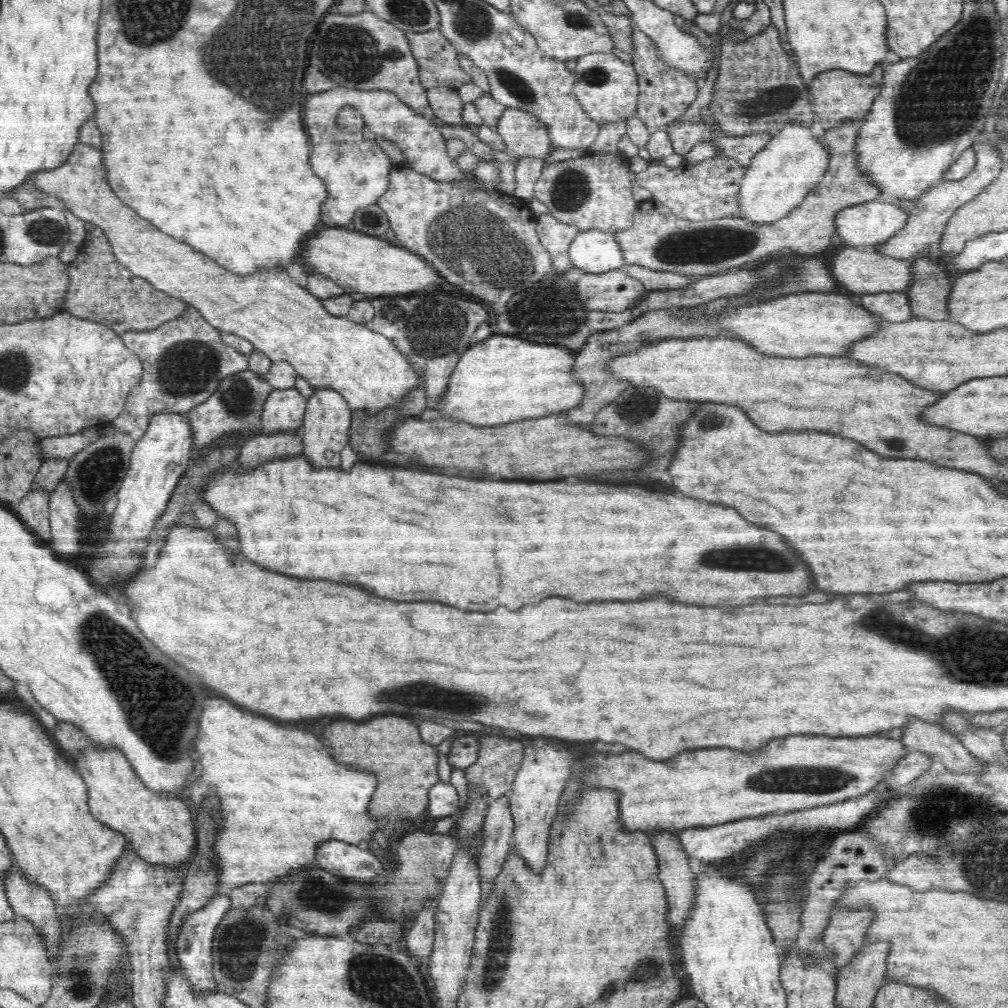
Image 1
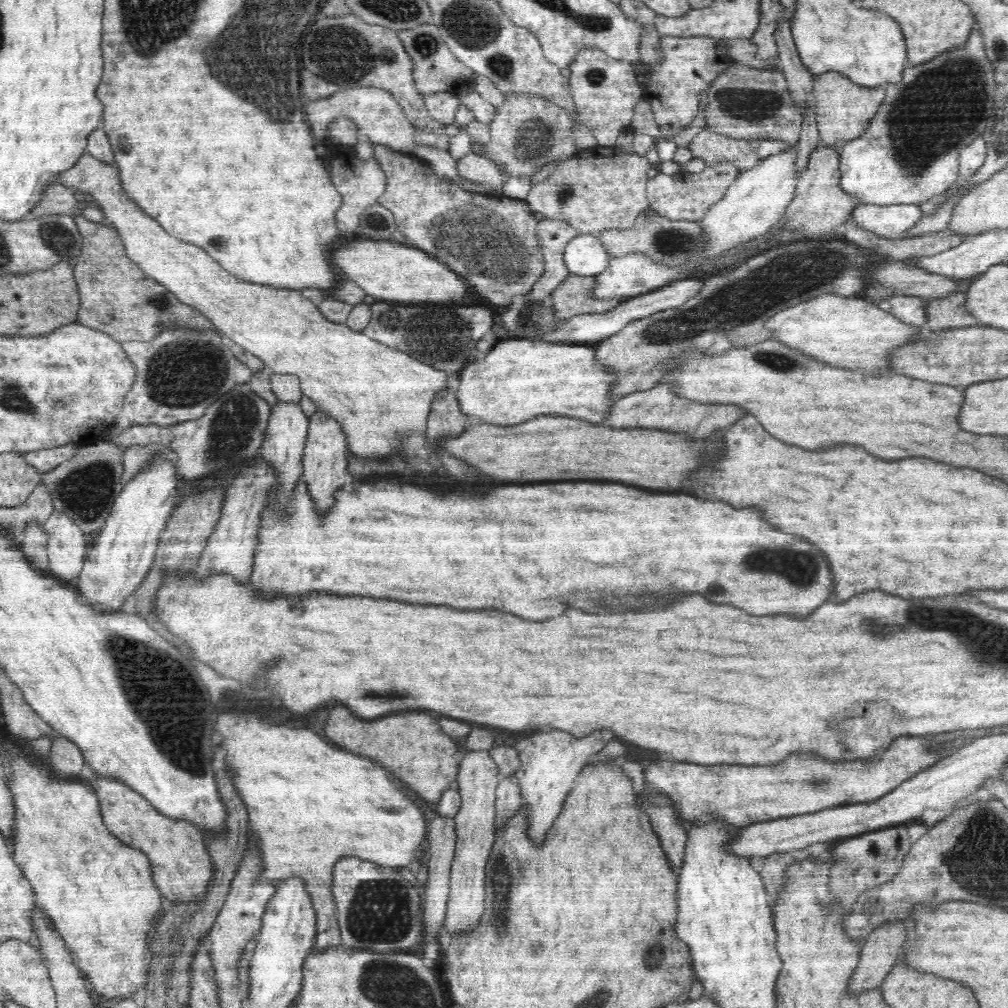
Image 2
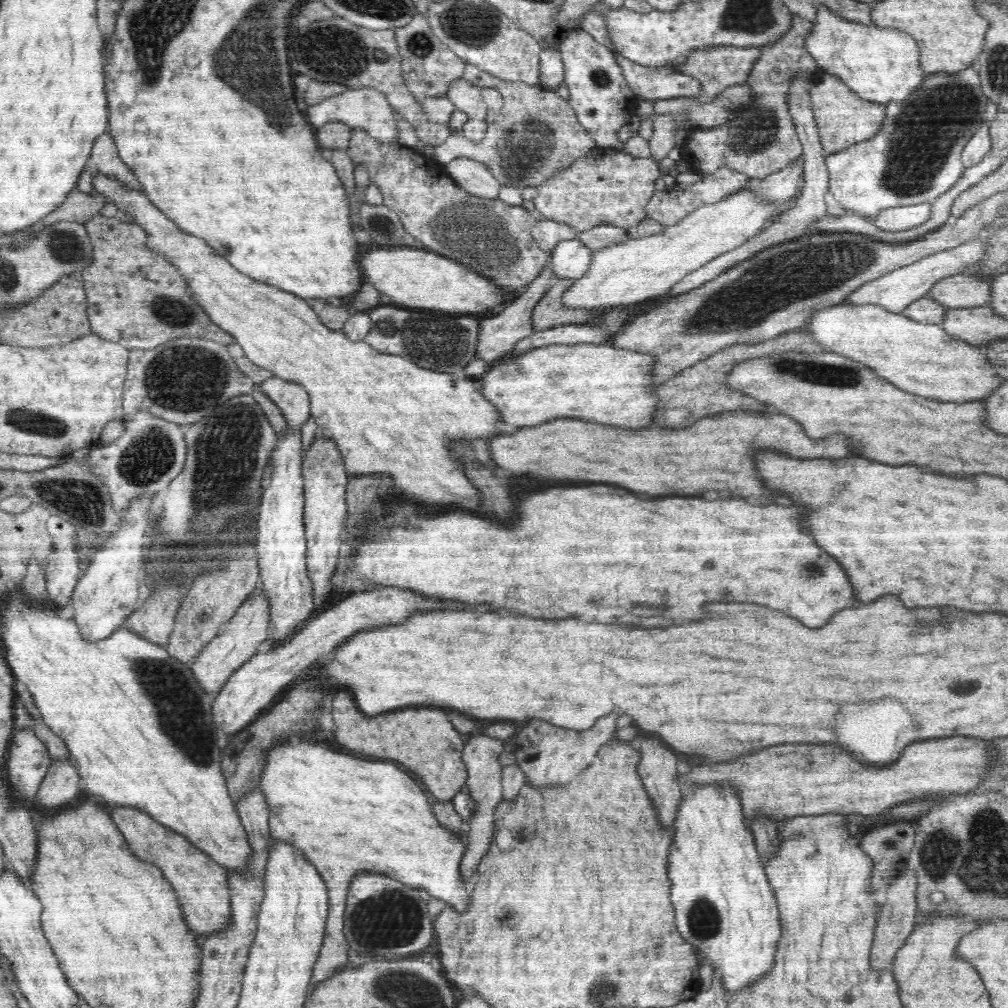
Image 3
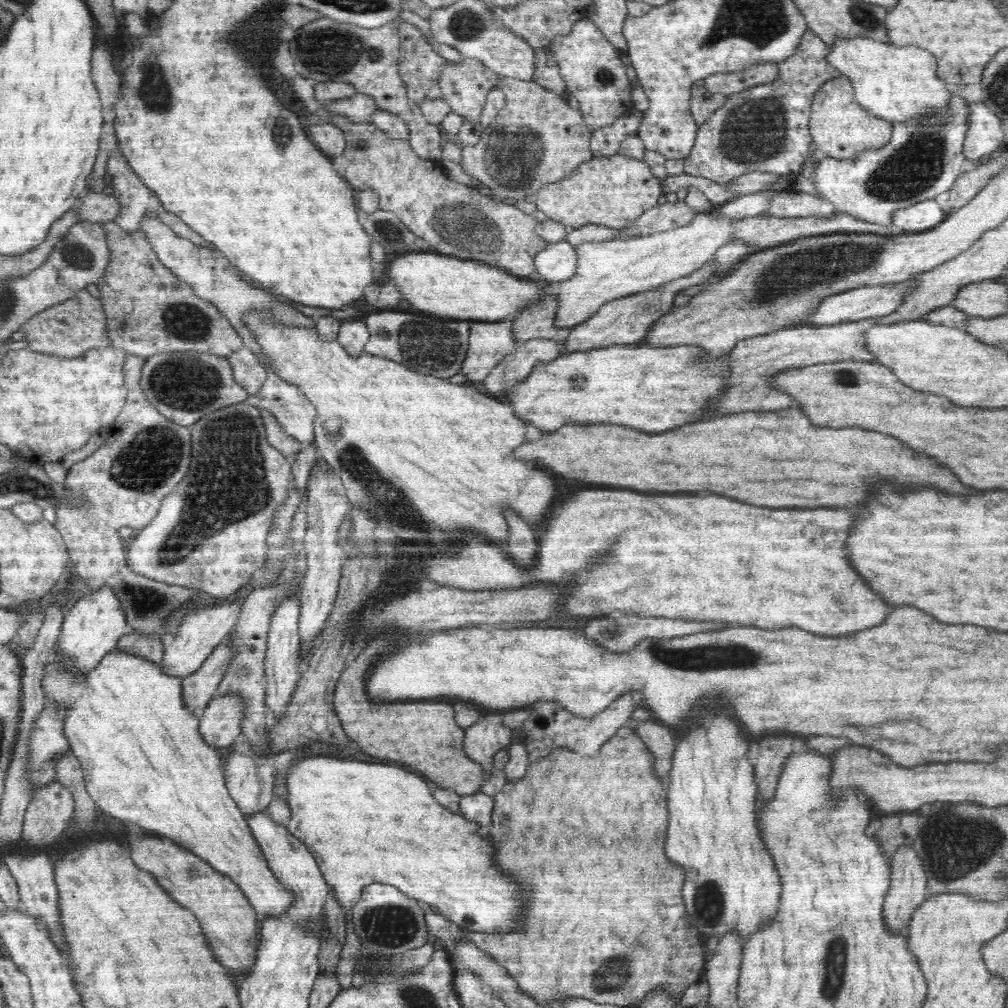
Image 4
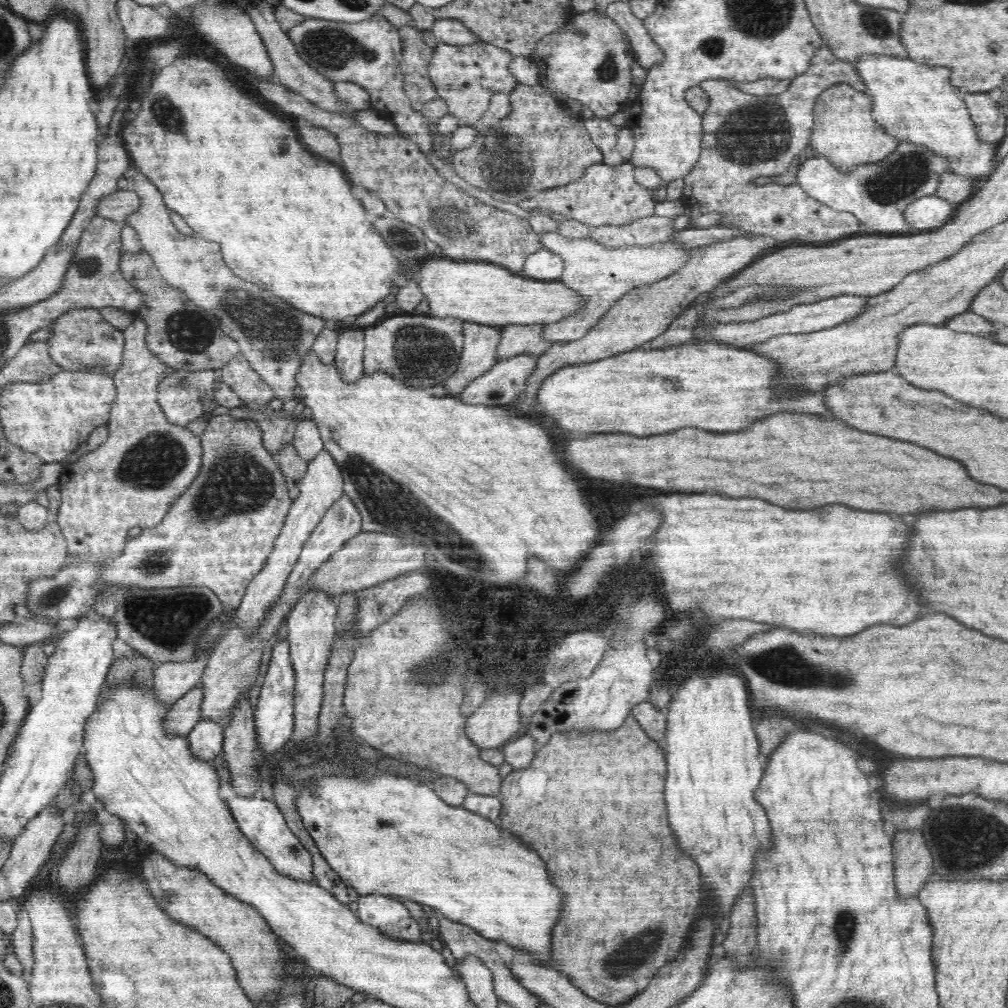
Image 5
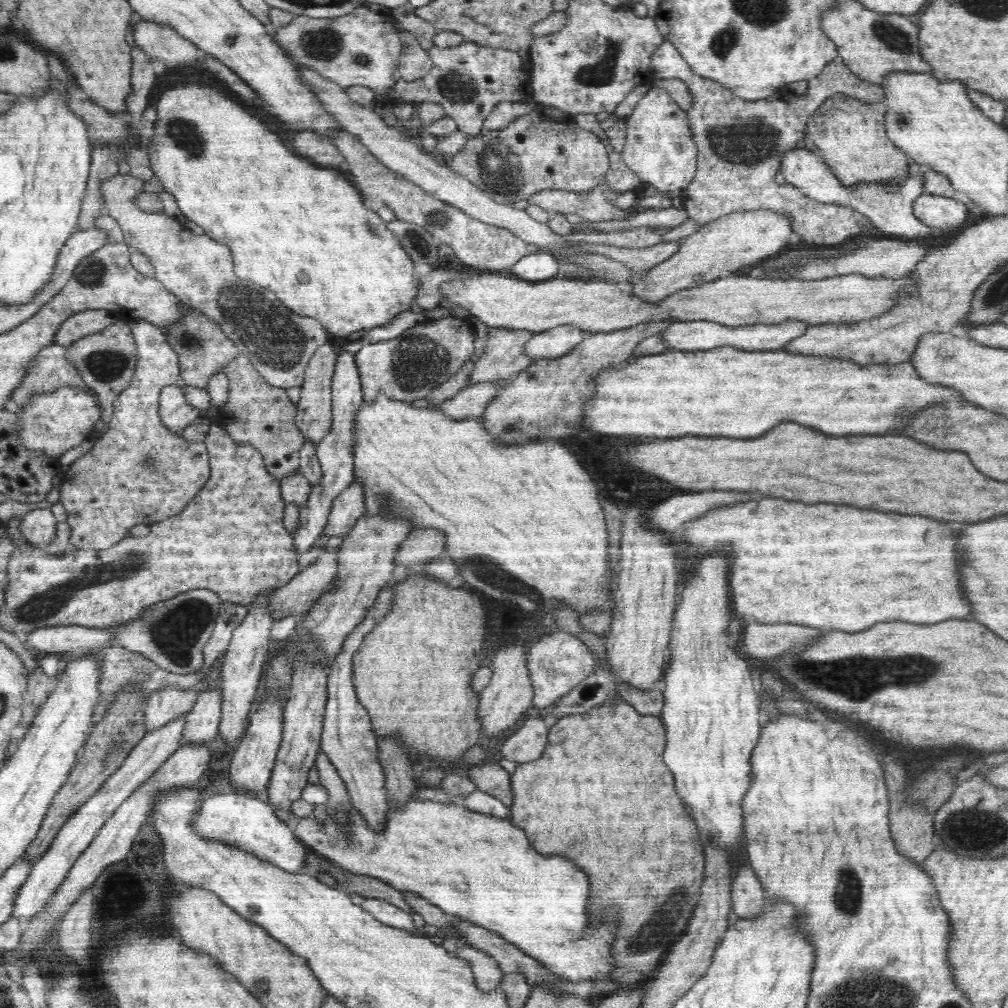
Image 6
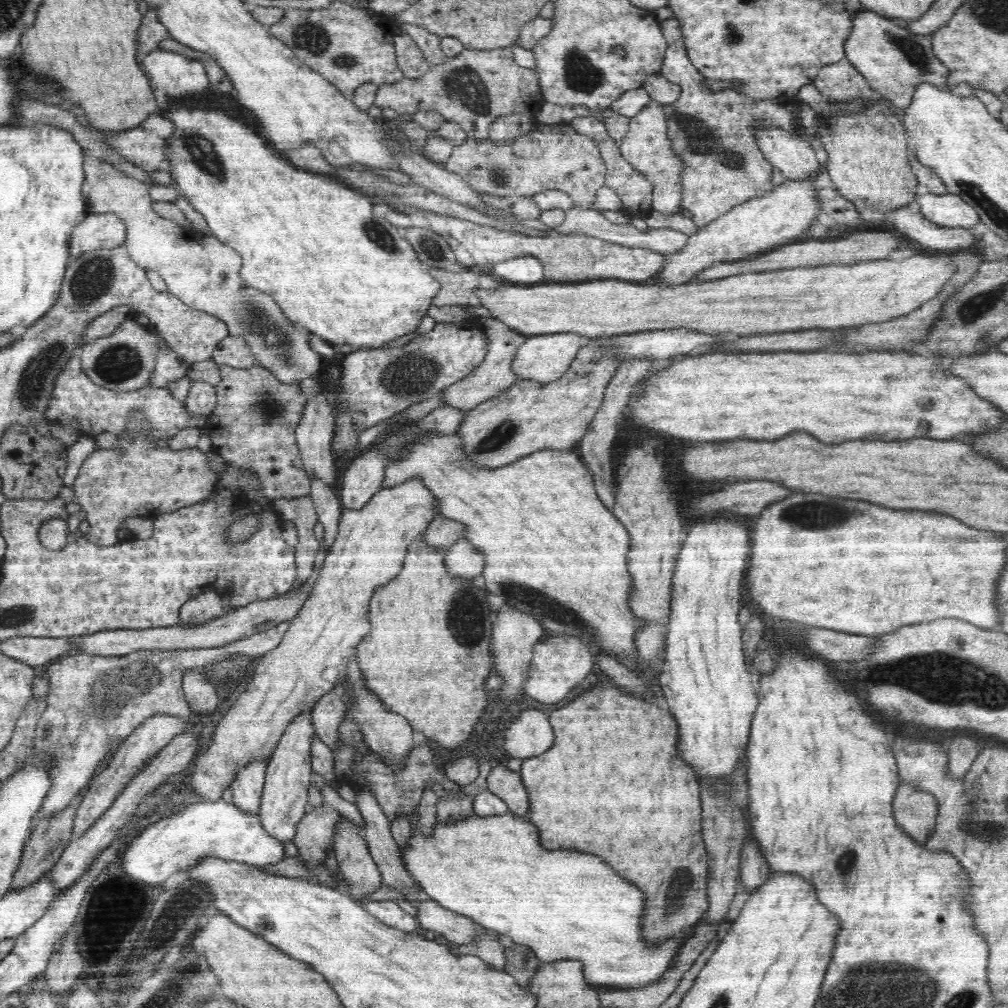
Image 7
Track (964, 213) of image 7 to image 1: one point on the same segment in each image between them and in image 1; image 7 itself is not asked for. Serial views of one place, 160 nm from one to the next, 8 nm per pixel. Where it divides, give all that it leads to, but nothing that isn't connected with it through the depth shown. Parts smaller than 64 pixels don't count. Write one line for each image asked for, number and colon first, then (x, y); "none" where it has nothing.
1: (868, 224)
2: (889, 221)
3: (899, 218)
4: (926, 214)
5: (931, 212)
6: (942, 212)

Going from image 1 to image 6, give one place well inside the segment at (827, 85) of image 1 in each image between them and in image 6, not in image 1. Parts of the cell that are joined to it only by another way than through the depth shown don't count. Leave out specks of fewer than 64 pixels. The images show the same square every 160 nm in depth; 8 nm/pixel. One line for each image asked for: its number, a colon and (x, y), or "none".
2: (844, 110)
3: (843, 119)
4: (841, 128)
5: (844, 131)
6: (852, 137)

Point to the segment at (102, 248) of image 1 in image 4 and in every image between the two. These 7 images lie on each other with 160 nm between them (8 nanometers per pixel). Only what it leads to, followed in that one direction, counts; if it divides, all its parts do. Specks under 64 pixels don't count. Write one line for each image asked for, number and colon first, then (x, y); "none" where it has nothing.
2: (116, 297)
3: (135, 297)
4: (149, 311)

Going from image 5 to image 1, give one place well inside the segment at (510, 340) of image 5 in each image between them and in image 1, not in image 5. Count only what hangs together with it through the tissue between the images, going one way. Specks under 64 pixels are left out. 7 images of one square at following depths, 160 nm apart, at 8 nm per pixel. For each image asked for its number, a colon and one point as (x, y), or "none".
1: (613, 292)
2: (570, 299)
3: (549, 313)
4: (537, 323)

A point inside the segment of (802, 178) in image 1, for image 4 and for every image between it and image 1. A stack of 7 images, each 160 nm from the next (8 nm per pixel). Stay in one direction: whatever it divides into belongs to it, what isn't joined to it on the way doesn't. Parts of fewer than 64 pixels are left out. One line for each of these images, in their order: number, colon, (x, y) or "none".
2: (758, 198)
3: (634, 271)
4: (609, 270)

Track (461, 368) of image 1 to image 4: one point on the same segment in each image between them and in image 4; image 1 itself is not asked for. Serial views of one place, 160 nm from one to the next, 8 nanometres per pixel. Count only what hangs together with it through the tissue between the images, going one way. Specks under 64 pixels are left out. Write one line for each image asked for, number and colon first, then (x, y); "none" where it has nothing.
2: (520, 378)
3: (597, 381)
4: (652, 389)

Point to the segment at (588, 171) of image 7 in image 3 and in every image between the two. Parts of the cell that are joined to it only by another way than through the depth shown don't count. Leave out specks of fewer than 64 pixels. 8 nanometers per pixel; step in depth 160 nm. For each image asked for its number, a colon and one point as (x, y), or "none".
3: (536, 134)
4: (537, 138)
5: (540, 144)
6: (546, 149)

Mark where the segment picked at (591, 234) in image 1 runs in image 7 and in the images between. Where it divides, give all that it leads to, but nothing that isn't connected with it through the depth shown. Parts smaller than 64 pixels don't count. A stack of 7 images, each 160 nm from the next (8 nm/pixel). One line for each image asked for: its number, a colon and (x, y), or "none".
2: (585, 256)
3: (570, 260)
4: (558, 262)
5: (544, 265)
6: (541, 266)
7: (526, 270)

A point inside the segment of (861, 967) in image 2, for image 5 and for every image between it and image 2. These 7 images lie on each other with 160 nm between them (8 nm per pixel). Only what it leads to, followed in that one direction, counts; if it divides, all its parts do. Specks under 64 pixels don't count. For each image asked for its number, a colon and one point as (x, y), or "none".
3: (897, 916)
4: (908, 888)
5: (913, 864)

